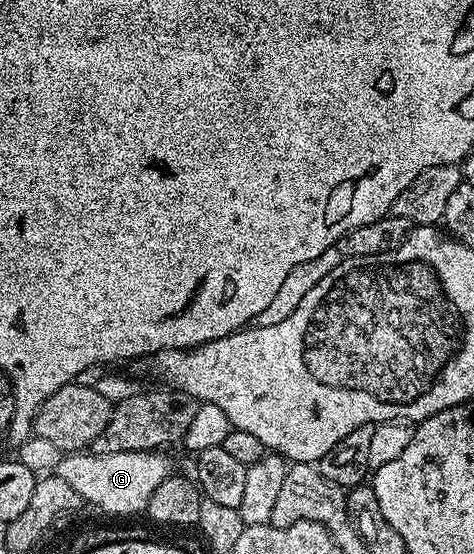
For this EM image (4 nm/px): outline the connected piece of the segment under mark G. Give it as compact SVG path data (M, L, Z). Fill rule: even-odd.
M86 450L76 454L62 455L61 461L55 469L55 474L67 482L79 494L86 505L94 504L113 516L133 516L136 512L144 513L149 506L151 494L155 494L155 486L163 482L171 474L169 464L164 460L164 455L157 452L120 452L119 454L95 454Z

